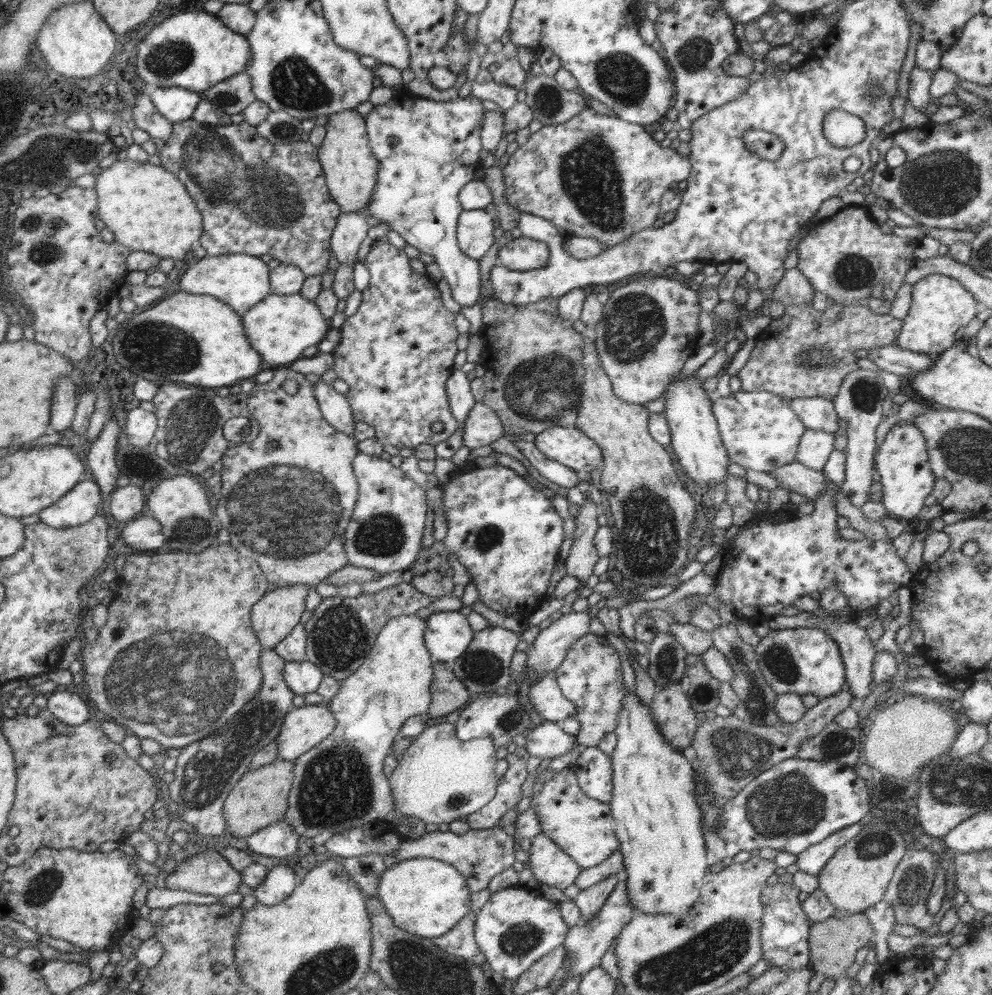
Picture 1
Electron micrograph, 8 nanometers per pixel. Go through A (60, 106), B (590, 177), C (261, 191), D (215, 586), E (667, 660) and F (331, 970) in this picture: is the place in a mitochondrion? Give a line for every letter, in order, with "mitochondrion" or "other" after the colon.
A: other
B: mitochondrion
C: mitochondrion
D: other
E: mitochondrion
F: mitochondrion

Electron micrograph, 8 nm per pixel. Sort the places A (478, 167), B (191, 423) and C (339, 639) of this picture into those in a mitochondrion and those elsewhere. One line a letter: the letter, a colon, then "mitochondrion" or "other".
A: other
B: mitochondrion
C: mitochondrion

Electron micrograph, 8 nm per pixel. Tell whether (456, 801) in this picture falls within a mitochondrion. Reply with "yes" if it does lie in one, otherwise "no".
no

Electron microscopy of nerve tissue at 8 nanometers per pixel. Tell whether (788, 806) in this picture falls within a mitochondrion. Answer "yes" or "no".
yes

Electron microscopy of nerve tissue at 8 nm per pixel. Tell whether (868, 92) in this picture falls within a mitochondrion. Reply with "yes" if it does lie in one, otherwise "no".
yes

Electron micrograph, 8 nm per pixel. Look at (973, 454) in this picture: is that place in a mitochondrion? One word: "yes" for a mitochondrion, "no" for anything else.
yes

